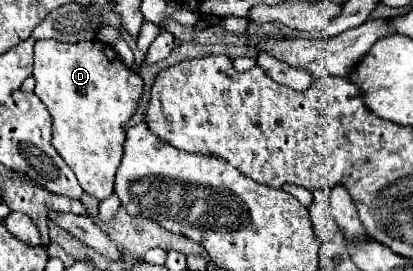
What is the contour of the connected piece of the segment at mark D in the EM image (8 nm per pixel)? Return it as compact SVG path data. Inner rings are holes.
M38 40L34 46L34 94L52 116L52 146L74 170L82 190L104 200L114 190L114 172L126 140L124 126L134 116L144 92L142 78L126 68L114 48L100 40L64 44Z

